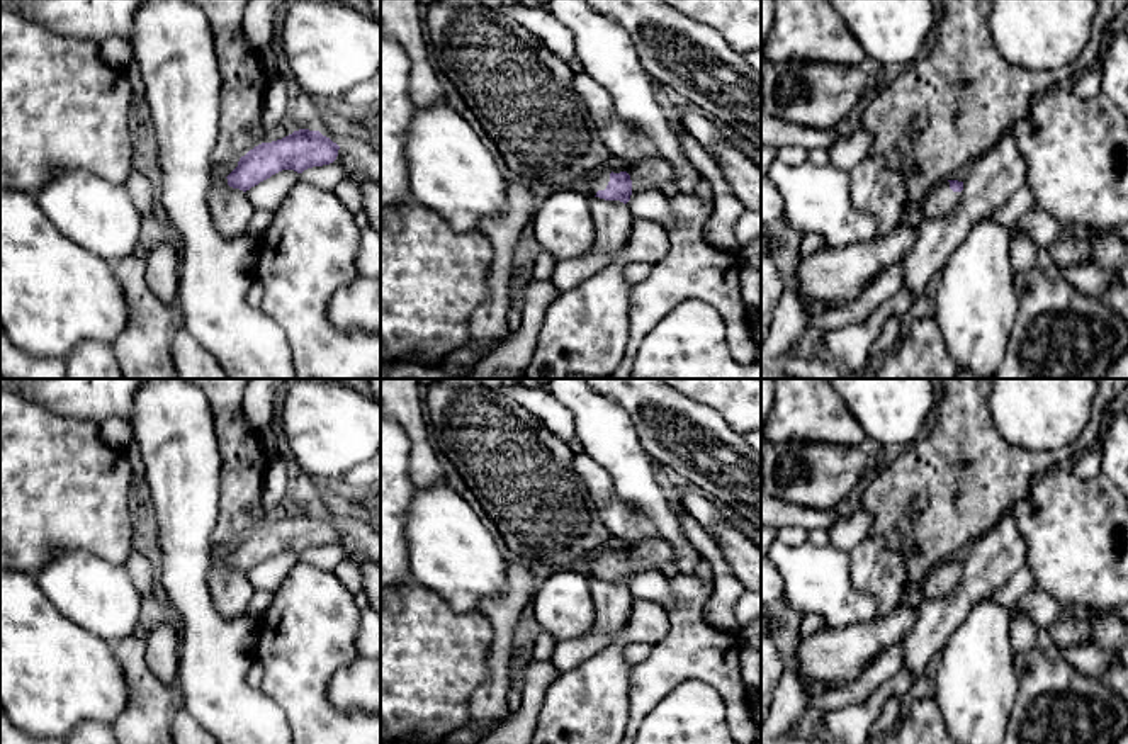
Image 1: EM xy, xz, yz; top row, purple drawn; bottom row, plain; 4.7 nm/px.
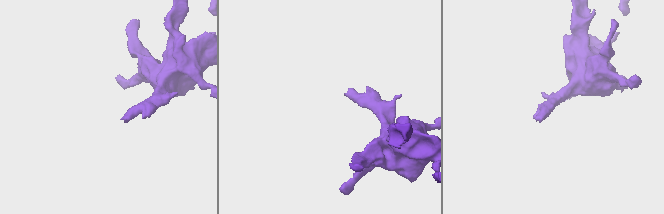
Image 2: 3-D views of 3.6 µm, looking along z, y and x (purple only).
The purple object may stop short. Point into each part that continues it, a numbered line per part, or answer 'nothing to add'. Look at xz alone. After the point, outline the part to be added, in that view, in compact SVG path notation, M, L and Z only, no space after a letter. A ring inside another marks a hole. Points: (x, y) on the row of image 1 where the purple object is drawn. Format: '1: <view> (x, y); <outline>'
1: xz (598, 180); M606 166L603 170L600 170L598 173L595 173L589 180L589 187L593 195L596 195L598 190L605 190L608 182L610 182L610 173L612 170Z

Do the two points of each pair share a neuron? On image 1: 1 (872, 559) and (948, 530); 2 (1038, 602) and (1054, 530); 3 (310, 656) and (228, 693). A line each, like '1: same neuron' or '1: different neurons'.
1: different neurons
2: different neurons
3: different neurons

